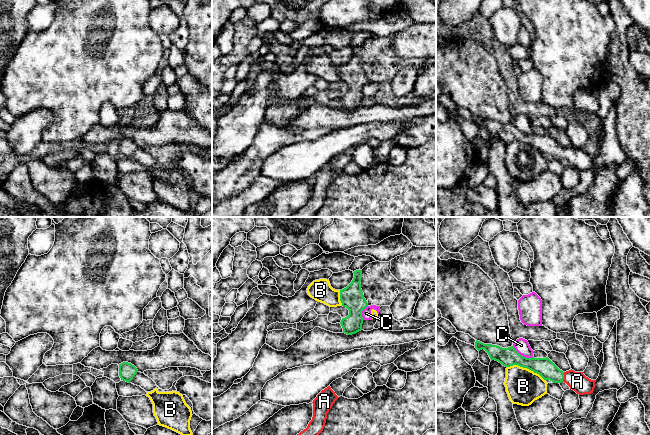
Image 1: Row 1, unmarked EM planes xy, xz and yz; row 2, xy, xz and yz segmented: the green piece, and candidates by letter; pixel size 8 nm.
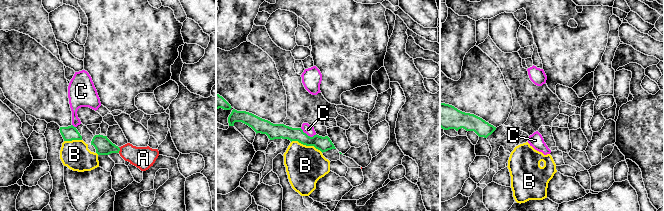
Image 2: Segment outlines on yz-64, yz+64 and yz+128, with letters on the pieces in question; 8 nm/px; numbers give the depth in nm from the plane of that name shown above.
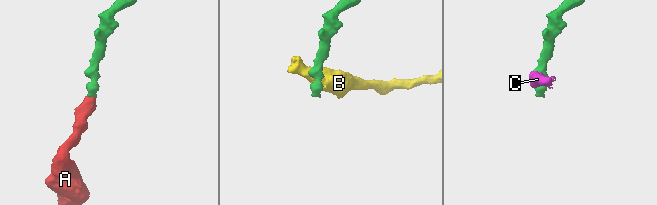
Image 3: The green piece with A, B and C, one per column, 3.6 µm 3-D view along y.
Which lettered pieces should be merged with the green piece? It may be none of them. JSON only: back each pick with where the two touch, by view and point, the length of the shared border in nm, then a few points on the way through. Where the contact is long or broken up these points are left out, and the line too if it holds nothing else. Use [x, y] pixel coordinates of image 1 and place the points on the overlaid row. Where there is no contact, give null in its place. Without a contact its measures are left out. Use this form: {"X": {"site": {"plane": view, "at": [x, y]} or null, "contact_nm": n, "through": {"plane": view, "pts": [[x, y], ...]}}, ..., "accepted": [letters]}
{"A": {"site": {"plane": "yz", "at": [563, 377]}, "contact_nm": 80, "through": {"plane": "yz", "pts": [[544, 367], [555, 375], [563, 377], [570, 377], [577, 381]]}}, "accepted": ["A"]}

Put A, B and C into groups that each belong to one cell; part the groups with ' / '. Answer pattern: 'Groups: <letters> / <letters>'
Groups: A / B C

